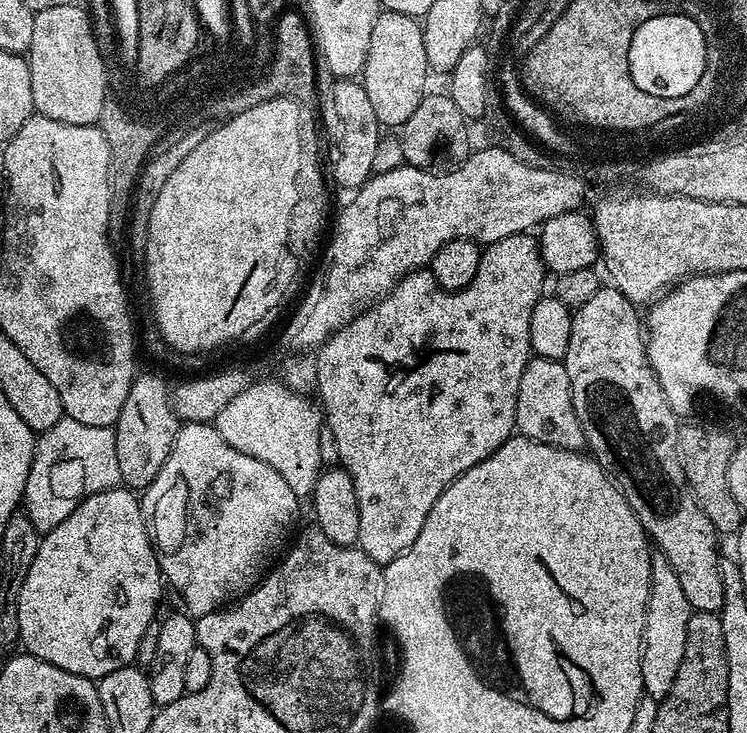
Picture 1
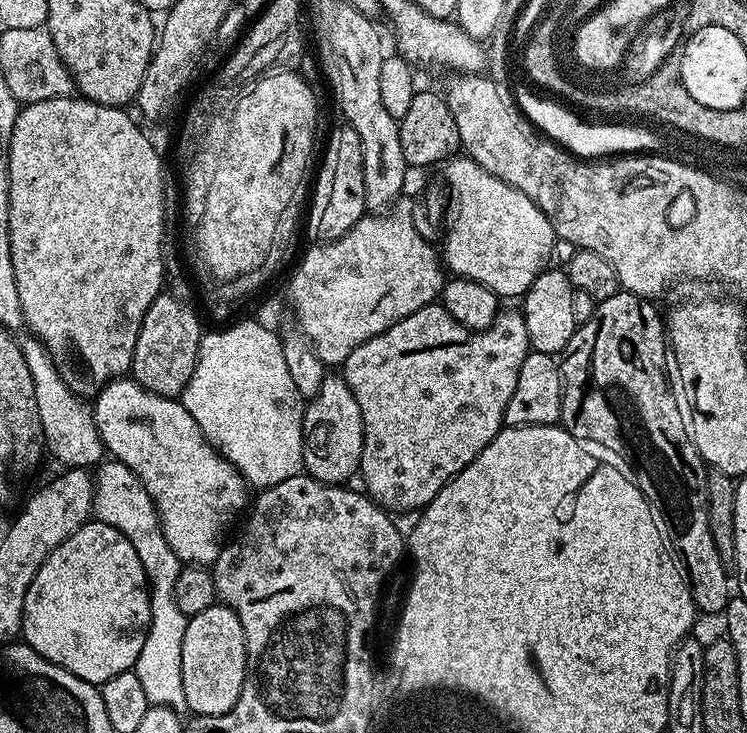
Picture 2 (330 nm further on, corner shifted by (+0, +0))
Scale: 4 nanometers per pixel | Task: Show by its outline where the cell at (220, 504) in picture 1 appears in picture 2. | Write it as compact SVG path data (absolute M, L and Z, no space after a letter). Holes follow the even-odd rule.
M112 380L96 393L91 410L105 449L142 481L156 503L170 550L185 565L215 564L226 543L224 531L250 504L250 485L244 475L208 443L179 399L148 392L137 380Z

